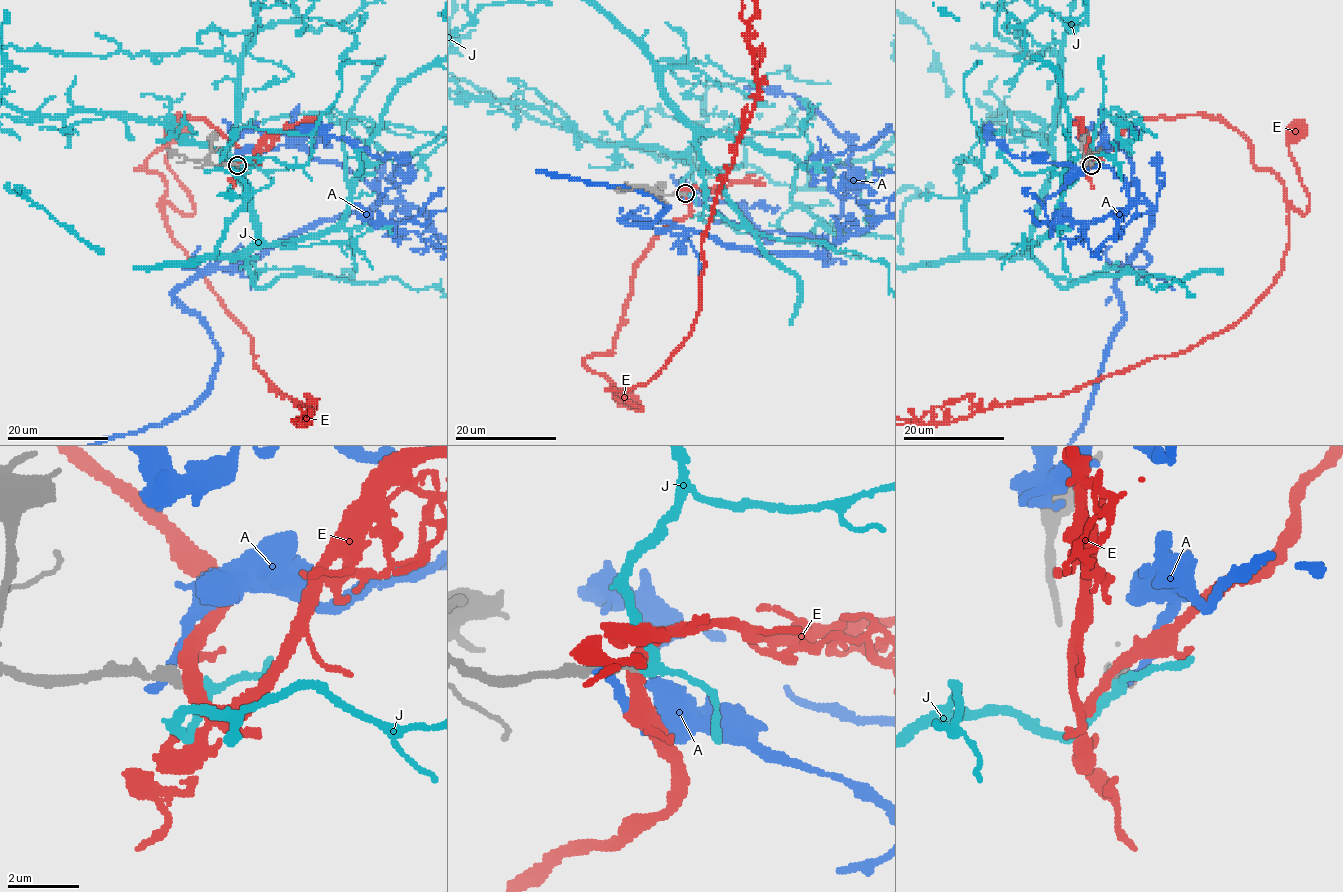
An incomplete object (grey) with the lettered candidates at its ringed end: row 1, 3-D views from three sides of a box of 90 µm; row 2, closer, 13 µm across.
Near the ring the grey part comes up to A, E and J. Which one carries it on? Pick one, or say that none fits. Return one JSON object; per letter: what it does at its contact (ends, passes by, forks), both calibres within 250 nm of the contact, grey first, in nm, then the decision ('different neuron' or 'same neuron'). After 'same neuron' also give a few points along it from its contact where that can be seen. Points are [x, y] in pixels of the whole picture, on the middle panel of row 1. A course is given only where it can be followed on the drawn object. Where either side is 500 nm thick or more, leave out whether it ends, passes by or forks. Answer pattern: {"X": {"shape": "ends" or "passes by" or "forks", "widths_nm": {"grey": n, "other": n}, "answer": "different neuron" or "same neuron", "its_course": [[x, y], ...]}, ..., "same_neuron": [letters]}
{"A": {"shape": "ends", "widths_nm": {"grey": 360, "other": 280}, "answer": "different neuron"}, "E": {"shape": "passes by", "widths_nm": {"grey": 320, "other": 340}, "answer": "different neuron"}, "J": {"shape": "passes by", "widths_nm": {"grey": 280, "other": 280}, "answer": "same neuron"}, "same_neuron": ["J"]}

